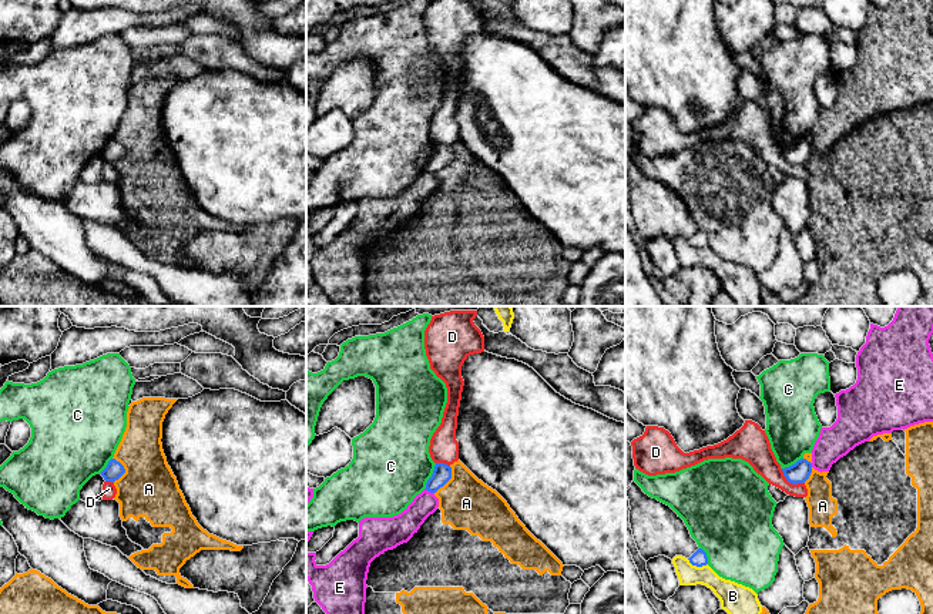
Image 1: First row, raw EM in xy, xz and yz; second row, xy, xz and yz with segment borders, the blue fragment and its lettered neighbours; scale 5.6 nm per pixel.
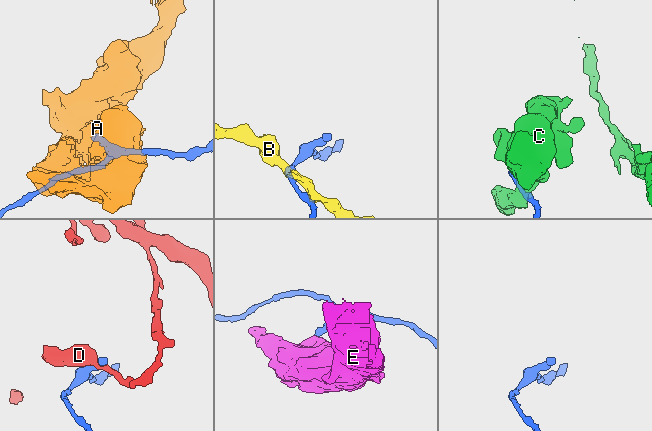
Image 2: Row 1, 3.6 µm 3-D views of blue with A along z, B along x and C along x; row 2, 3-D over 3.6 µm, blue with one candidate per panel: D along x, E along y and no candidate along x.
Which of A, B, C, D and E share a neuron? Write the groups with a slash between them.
A / B / C / D / E

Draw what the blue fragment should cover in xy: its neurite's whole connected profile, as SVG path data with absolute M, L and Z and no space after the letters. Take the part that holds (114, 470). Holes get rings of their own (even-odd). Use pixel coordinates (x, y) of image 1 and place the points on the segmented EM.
M111 459L107 464L107 467L101 472L101 476L105 482L115 482L125 473L124 466L117 462L115 459Z

